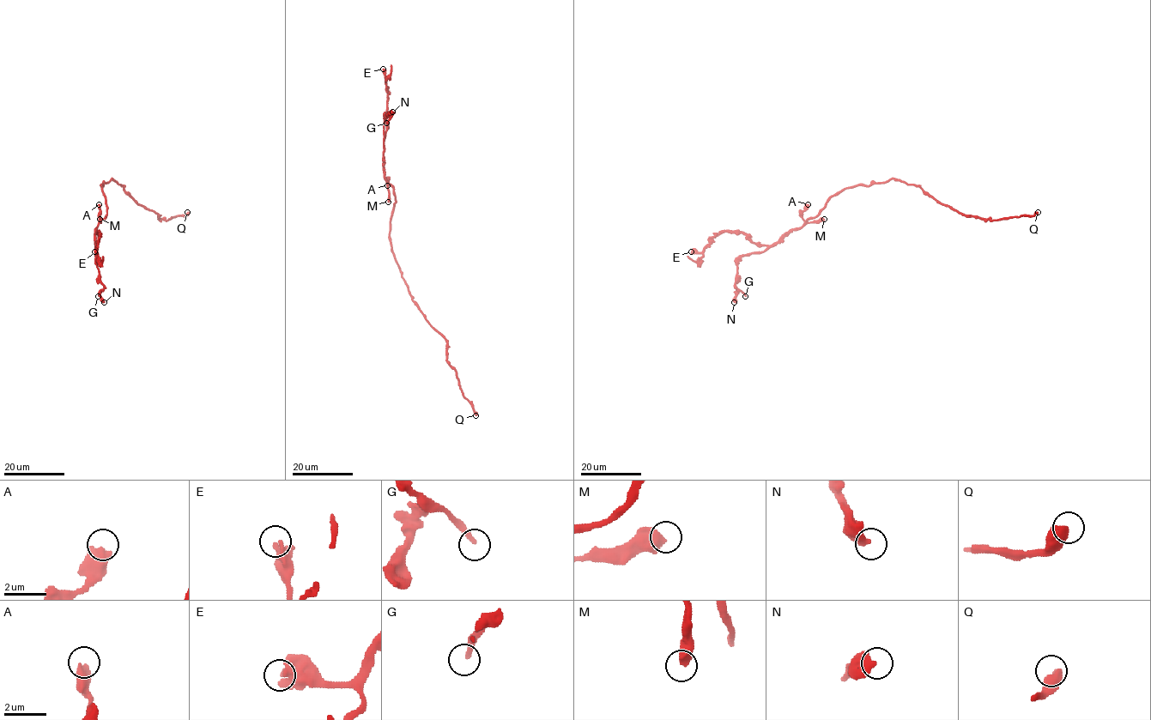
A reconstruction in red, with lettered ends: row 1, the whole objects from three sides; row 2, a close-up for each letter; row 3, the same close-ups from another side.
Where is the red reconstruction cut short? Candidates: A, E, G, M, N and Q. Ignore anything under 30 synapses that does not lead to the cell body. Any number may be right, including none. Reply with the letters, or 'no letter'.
G

